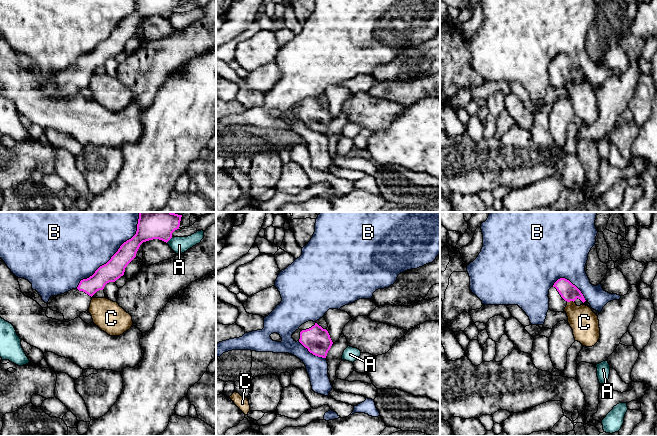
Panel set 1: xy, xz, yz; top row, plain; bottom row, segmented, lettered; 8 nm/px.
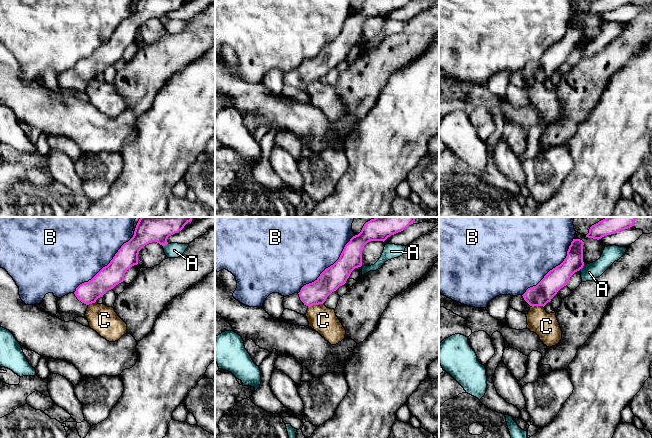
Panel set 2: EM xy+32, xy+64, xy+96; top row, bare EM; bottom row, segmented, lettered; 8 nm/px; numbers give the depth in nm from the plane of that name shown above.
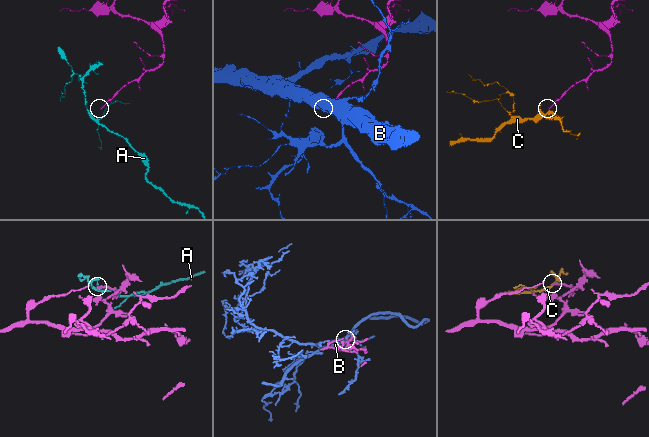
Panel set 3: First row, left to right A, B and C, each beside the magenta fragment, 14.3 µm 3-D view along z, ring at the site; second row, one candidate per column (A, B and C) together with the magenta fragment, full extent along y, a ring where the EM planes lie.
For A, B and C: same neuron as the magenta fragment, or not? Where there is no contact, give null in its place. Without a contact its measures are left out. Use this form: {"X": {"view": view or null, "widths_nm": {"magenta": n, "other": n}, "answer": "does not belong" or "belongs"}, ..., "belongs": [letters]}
{"A": {"view": "xy", "widths_nm": {"magenta": 140, "other": 140}, "answer": "does not belong"}, "B": {"view": "xy", "widths_nm": {"magenta": 160, "other": 400}, "answer": "does not belong"}, "C": {"view": "yz", "widths_nm": {"magenta": 140, "other": 220}, "answer": "does not belong"}, "belongs": []}

